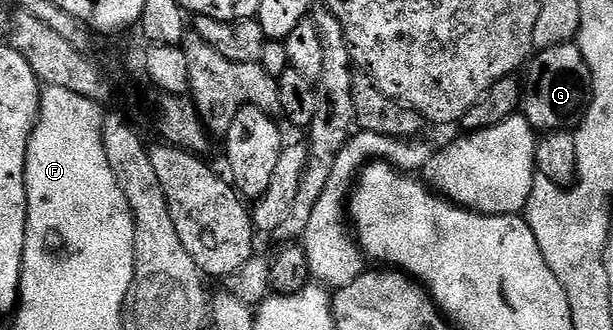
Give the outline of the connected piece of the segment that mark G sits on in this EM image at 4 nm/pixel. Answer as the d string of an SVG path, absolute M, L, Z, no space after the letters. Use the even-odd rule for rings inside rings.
M570 42L546 47L530 60L530 67L527 83L525 79L521 111L531 126L539 133L578 128L585 112L591 108L591 70L578 45Z

